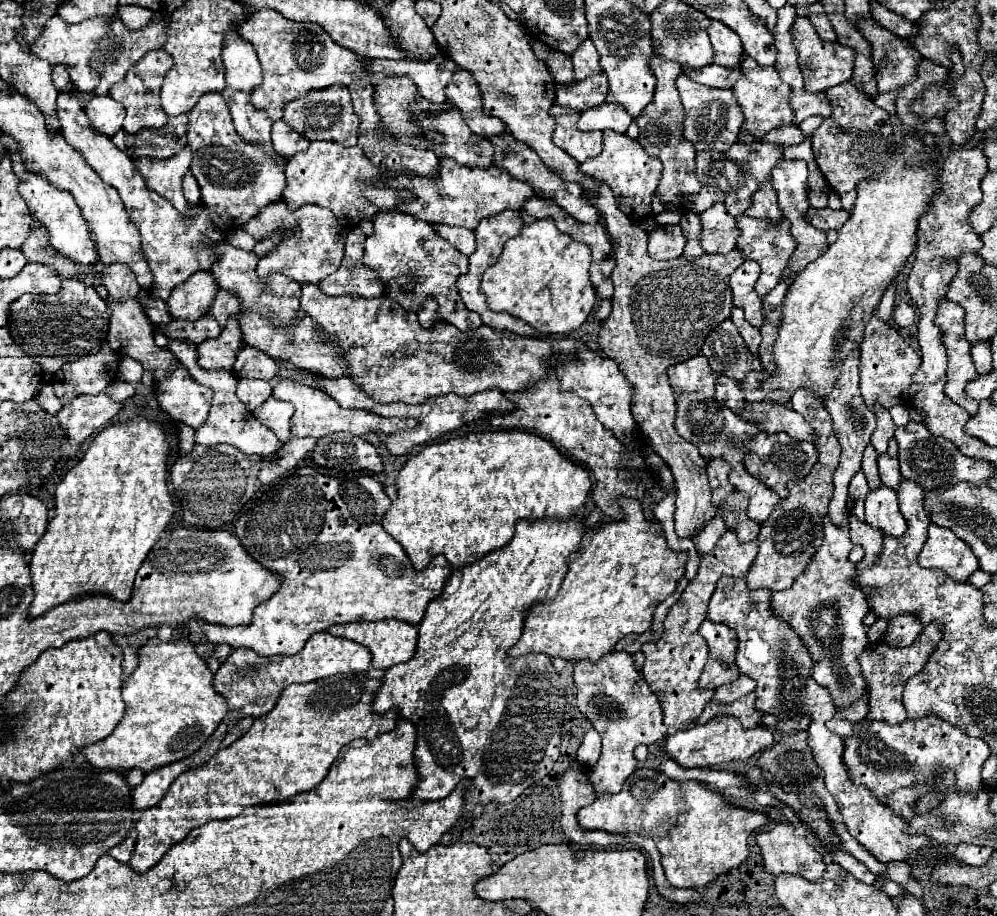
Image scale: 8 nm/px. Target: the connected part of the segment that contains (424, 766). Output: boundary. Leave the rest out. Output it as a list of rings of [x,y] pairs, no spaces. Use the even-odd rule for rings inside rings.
[[[584,515],[566,519],[520,519],[514,539],[508,545],[452,573],[442,595],[428,605],[418,627],[416,655],[408,663],[394,665],[386,671],[382,687],[374,697],[374,711],[398,707],[400,715],[412,721],[418,731],[414,749],[418,783],[410,793],[412,805],[448,797],[460,779],[472,781],[464,793],[466,803],[504,805],[514,801],[526,787],[546,777],[558,761],[562,717],[568,707],[560,677],[550,657],[542,653],[508,657],[508,649],[520,639],[524,611],[532,603],[554,599],[558,593],[568,571],[568,557],[580,549],[586,533],[584,527],[576,527],[578,523],[584,523]]]

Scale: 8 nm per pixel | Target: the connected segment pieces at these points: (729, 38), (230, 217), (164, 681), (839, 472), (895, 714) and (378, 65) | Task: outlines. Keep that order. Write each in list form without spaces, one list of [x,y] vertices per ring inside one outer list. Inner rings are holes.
[[[710,21],[708,25],[708,35],[710,35],[710,43],[714,47],[714,63],[722,65],[726,69],[736,69],[740,65],[740,57],[744,53],[742,45],[740,45],[740,37],[724,27],[720,21]]]
[[[206,93],[200,97],[196,109],[192,109],[188,117],[188,145],[194,153],[190,171],[200,185],[202,203],[214,213],[220,213],[222,223],[232,229],[240,228],[254,217],[260,207],[280,201],[280,195],[286,189],[284,169],[288,157],[274,149],[264,149],[244,141],[236,133],[230,109],[220,93]]]
[[[150,639],[144,647],[138,649],[138,667],[122,685],[122,699],[126,703],[124,719],[106,739],[84,747],[82,749],[84,757],[98,769],[124,773],[136,767],[142,769],[144,773],[150,773],[158,767],[170,765],[174,761],[192,755],[204,745],[204,741],[214,733],[214,729],[226,715],[224,699],[216,695],[212,689],[212,677],[214,675],[208,669],[206,661],[196,653],[194,645],[188,639],[168,643],[160,639]]]
[[[854,351],[852,357],[848,357],[842,365],[840,371],[840,379],[832,391],[832,395],[826,399],[826,409],[834,421],[834,433],[842,445],[842,457],[840,463],[834,471],[834,495],[828,507],[828,517],[838,523],[838,525],[848,525],[848,513],[846,513],[846,497],[848,497],[848,483],[850,479],[860,471],[860,461],[862,461],[862,451],[866,449],[866,445],[870,443],[870,437],[874,433],[876,427],[876,419],[874,413],[870,413],[870,409],[866,409],[862,397],[860,397],[860,387],[858,387],[858,351]]]
[[[928,625],[918,635],[918,639],[908,647],[894,649],[894,647],[888,647],[886,643],[872,643],[860,653],[858,663],[868,683],[868,707],[870,707],[868,719],[882,719],[882,721],[888,721],[890,725],[898,725],[908,717],[902,703],[902,691],[906,687],[906,681],[922,671],[930,653],[934,651],[934,645],[940,643],[940,637],[942,637],[942,625]]]
[[[260,9],[256,11],[248,21],[244,21],[238,27],[240,37],[250,41],[258,53],[258,59],[262,63],[264,71],[264,83],[256,93],[252,93],[252,103],[256,109],[262,109],[268,113],[272,121],[282,119],[284,107],[288,101],[294,101],[302,95],[306,95],[312,89],[328,89],[332,85],[350,85],[356,79],[370,77],[372,83],[378,79],[378,75],[384,77],[410,77],[418,89],[418,93],[432,101],[432,103],[446,103],[446,83],[450,81],[452,73],[456,71],[456,63],[452,59],[444,59],[444,55],[436,55],[428,63],[420,63],[414,59],[362,59],[360,55],[336,45],[320,25],[300,25],[296,21],[288,21],[284,15],[272,11],[272,9]]]

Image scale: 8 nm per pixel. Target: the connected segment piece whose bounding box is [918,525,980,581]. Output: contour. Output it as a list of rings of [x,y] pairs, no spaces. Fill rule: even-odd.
[[[930,525],[928,541],[918,555],[922,567],[944,569],[954,581],[968,581],[968,577],[980,567],[972,549],[960,541],[950,529]]]

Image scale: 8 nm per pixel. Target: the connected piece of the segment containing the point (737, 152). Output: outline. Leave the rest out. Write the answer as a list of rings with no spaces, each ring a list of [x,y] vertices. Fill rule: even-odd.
[[[762,141],[750,145],[734,143],[726,153],[696,151],[696,177],[702,183],[702,189],[696,195],[688,197],[688,211],[702,213],[714,203],[722,201],[732,217],[742,215],[748,209],[748,205],[752,205],[752,193],[760,189],[764,181],[770,181],[772,165],[776,165],[776,161],[782,159],[782,151],[784,149]]]

